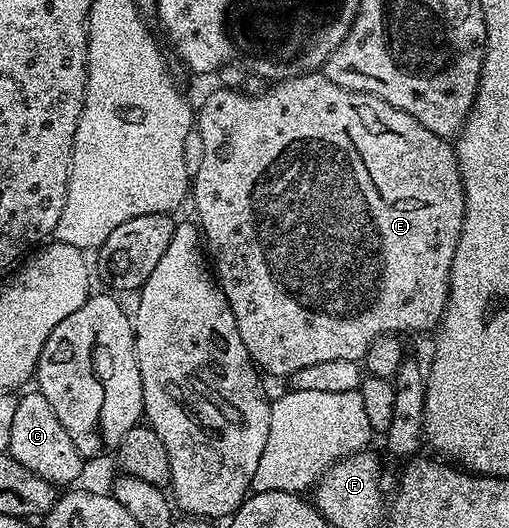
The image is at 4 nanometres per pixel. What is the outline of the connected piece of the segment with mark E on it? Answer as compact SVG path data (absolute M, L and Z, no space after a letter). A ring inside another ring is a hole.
M320 71L288 77L285 81L277 81L267 87L269 89L261 97L251 97L248 91L216 87L216 90L201 103L200 109L198 105L198 112L194 117L194 129L198 137L200 133L200 166L197 169L195 166L194 176L190 181L190 205L192 201L193 207L196 208L197 218L195 217L195 220L198 222L203 240L206 242L207 256L214 266L214 276L220 282L220 289L230 303L230 311L234 311L234 319L238 323L238 335L242 335L242 343L246 343L246 351L252 357L253 365L267 376L269 373L272 377L288 379L293 373L302 371L302 367L311 367L314 363L327 363L329 359L360 361L366 355L370 343L374 343L374 339L379 337L424 333L427 329L432 328L435 330L443 322L444 310L448 308L448 280L452 274L454 251L458 247L460 236L464 230L464 212L466 211L464 184L453 142L449 138L434 135L434 131L422 127L422 123L418 123L418 119L414 119L414 115L406 115L406 111L398 111L398 107L390 107L390 103L386 103L374 95L362 91L350 91L346 87L338 87L338 83L330 83L330 79L326 79L323 72Z

